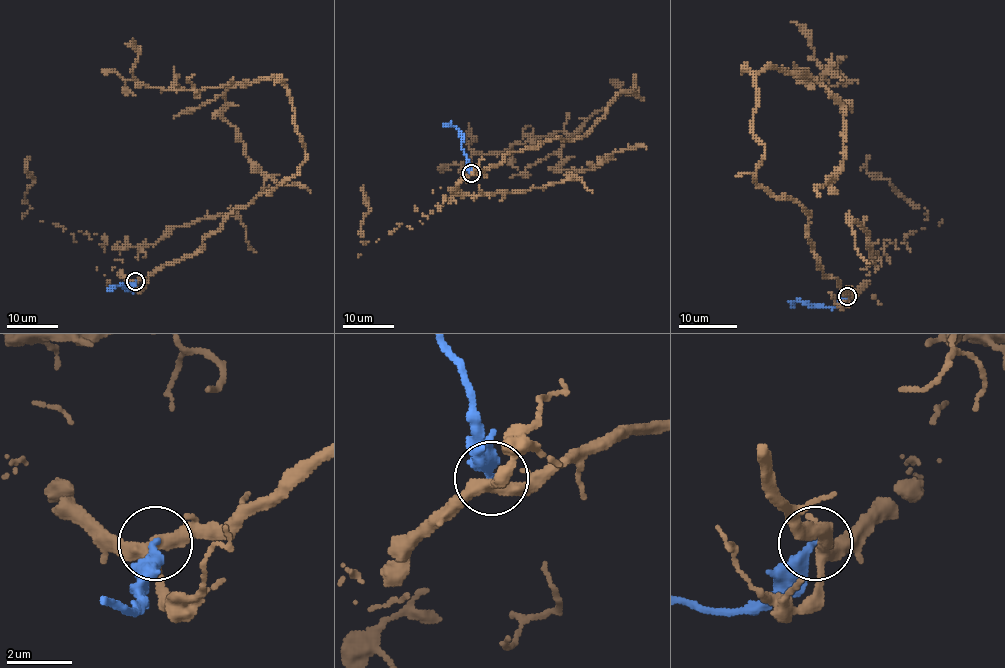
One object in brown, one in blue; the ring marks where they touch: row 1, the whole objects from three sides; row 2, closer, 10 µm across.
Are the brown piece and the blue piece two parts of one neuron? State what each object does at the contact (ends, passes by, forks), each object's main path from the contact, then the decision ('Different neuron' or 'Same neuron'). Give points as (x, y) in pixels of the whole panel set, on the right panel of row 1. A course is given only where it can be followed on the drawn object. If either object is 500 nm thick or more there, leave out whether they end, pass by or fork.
At the ring brown forks. At the ring blue ends. Course of brown: (848, 296), (809, 213), (757, 184), (771, 66), (843, 110), (819, 194). Course of blue: (847, 296), (834, 308), (803, 305), (795, 300), (792, 306). Different neuron

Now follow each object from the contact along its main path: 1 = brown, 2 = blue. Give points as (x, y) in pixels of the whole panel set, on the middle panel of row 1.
1: (471, 174), (540, 142), (581, 138), (619, 93), (642, 100), (631, 89), (568, 138), (558, 169), (647, 148)
2: (471, 173), (467, 155), (462, 148), (462, 134), (454, 127), (444, 124)

